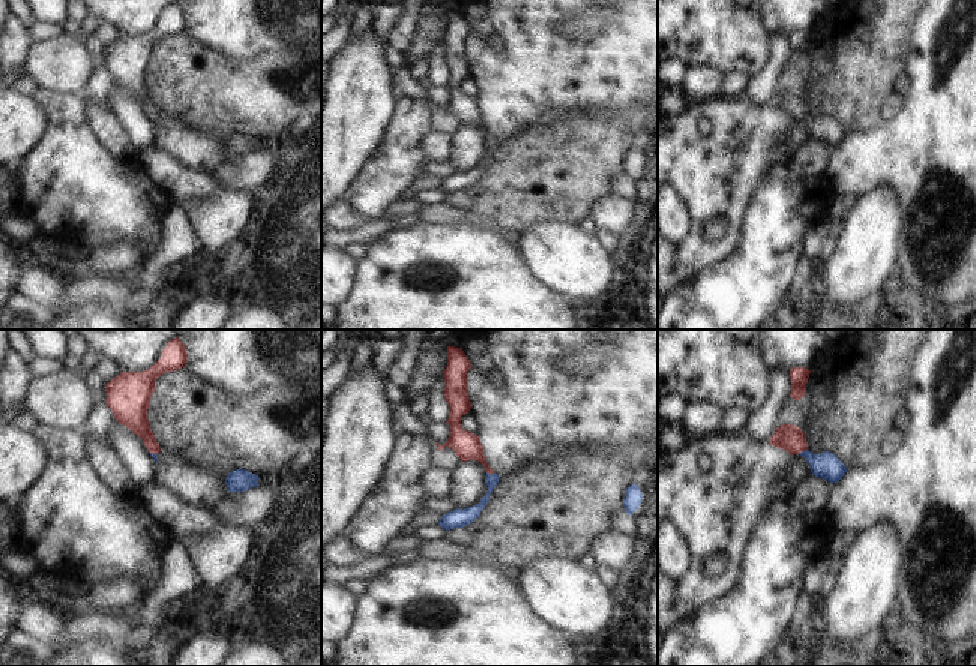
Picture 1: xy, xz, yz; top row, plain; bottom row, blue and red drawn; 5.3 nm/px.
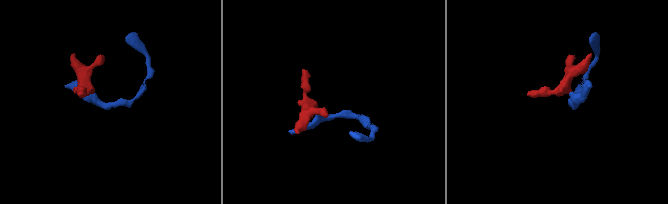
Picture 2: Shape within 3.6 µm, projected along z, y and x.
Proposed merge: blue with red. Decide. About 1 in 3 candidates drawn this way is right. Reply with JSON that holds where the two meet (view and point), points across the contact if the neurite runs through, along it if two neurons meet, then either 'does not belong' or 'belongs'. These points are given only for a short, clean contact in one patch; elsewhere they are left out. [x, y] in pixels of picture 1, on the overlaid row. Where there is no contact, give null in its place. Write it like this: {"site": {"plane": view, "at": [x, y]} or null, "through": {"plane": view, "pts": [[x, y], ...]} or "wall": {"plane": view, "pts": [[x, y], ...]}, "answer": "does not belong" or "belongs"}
{"site": {"plane": "yz", "at": [802, 452]}, "through": {"plane": "yz", "pts": [[826, 465], [820, 465], [802, 452], [787, 437]]}, "answer": "belongs"}

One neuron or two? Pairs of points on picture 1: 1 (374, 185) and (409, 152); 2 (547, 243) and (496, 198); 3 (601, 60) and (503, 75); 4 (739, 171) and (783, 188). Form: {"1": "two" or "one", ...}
{"1": "one", "2": "two", "3": "one", "4": "two"}

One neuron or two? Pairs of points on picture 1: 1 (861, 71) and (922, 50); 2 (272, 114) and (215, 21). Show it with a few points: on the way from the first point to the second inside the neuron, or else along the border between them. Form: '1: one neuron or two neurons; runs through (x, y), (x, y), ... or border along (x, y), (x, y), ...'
1: two neurons; border along (913, 21), (904, 54), (904, 74)
2: two neurons; border along (206, 45), (237, 59), (274, 54)

